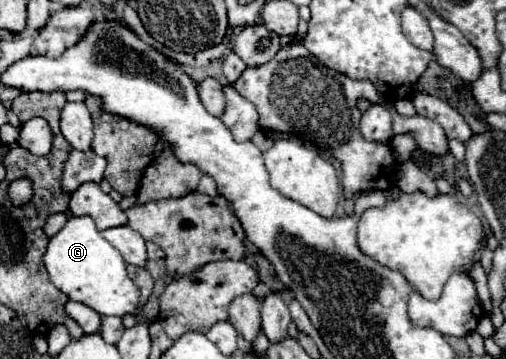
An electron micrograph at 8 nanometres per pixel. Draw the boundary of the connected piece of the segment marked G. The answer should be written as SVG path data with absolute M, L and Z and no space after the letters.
M71 216L65 226L49 238L43 256L51 282L69 296L69 300L83 302L97 310L101 316L125 316L139 314L139 290L127 276L125 260L121 254L101 236L89 216Z

